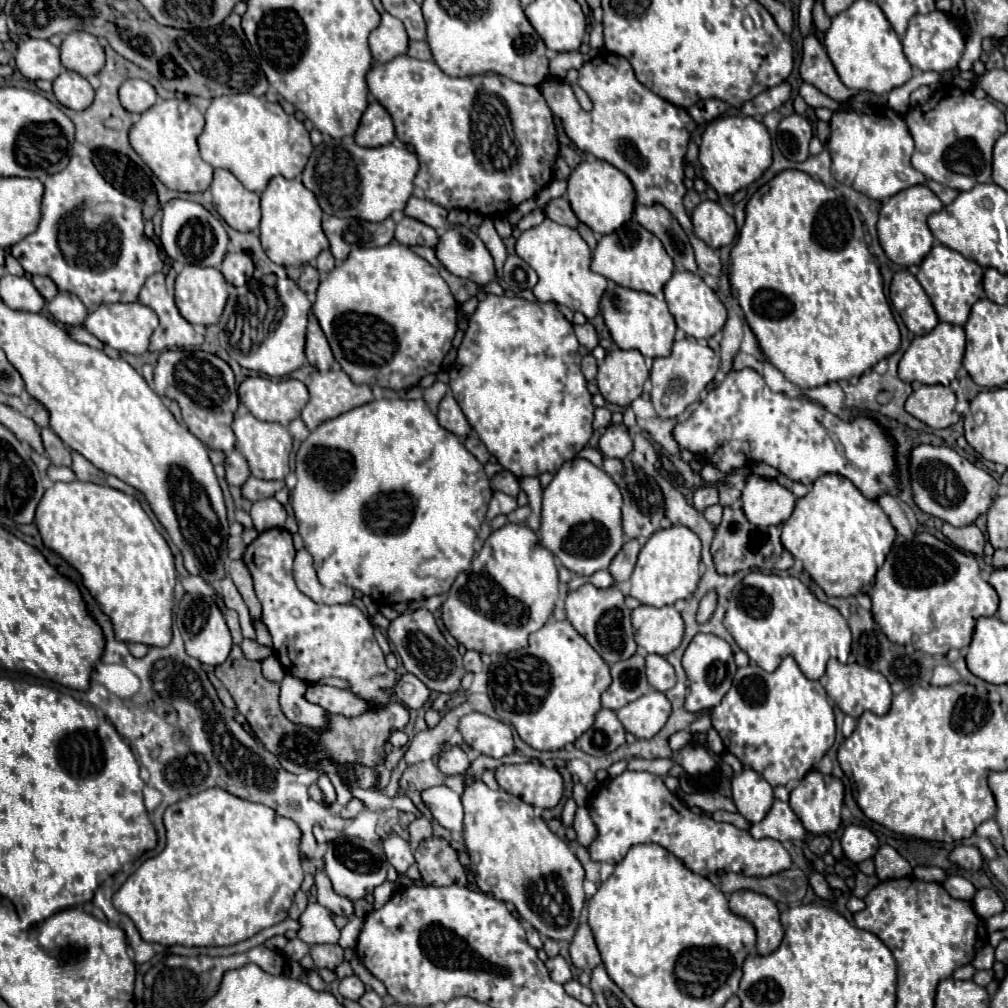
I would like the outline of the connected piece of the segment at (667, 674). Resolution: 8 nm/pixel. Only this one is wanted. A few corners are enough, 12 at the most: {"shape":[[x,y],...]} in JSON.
{"shape":[[646,655],[650,687],[660,693],[676,685],[672,665],[660,655]]}

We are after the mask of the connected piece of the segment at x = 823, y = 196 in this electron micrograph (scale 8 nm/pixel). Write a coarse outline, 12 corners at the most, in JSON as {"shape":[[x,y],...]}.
{"shape":[[782,171],[730,285],[798,387],[900,347],[856,207]]}

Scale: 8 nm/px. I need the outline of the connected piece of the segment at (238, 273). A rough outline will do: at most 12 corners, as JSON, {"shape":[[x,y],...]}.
{"shape":[[228,253],[220,271],[230,285],[246,285],[254,263],[246,253]]}

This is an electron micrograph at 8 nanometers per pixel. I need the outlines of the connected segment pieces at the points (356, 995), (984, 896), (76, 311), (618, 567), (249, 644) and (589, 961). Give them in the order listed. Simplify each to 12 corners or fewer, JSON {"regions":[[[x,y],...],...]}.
{"regions":[[[358,977],[340,981],[340,995],[358,1001],[364,983]],[[978,889],[976,915],[986,921],[1002,913],[1004,903],[994,889]],[[58,291],[48,313],[58,323],[80,325],[88,309],[78,295]],[[628,539],[608,571],[616,583],[628,581],[640,553],[636,539]],[[244,639],[242,651],[250,661],[262,661],[272,653],[256,641]],[[586,923],[570,943],[574,967],[586,971],[602,965],[592,931]]]}

